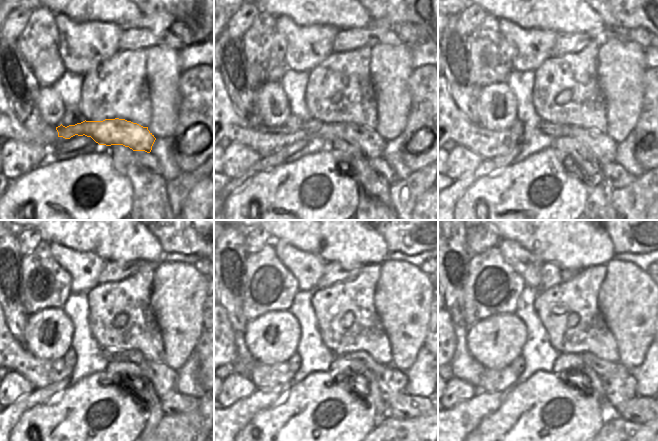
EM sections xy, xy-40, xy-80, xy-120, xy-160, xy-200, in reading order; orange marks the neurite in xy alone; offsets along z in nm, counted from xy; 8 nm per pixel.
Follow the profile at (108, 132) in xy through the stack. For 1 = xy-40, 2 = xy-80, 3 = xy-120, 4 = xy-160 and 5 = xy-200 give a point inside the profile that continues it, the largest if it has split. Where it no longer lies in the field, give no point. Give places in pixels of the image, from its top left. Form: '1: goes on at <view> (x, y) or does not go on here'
1: goes on at xy-40 (367, 140)
2: goes on at xy-80 (603, 148)
3: goes on at xy-120 (163, 378)
4: goes on at xy-160 (391, 381)
5: goes on at xy-200 (618, 390)

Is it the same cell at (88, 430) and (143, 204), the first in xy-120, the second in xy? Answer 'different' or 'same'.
different

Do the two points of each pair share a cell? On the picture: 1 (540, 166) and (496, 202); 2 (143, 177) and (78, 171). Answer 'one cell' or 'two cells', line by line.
1: one cell
2: two cells

